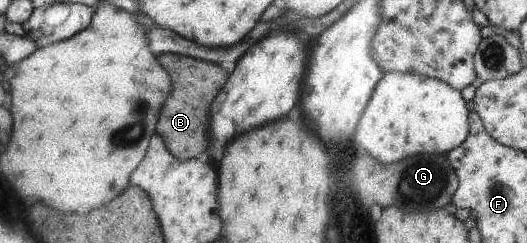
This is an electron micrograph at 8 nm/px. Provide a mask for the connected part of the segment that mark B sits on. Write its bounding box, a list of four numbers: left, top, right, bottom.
[156,53,228,160]

